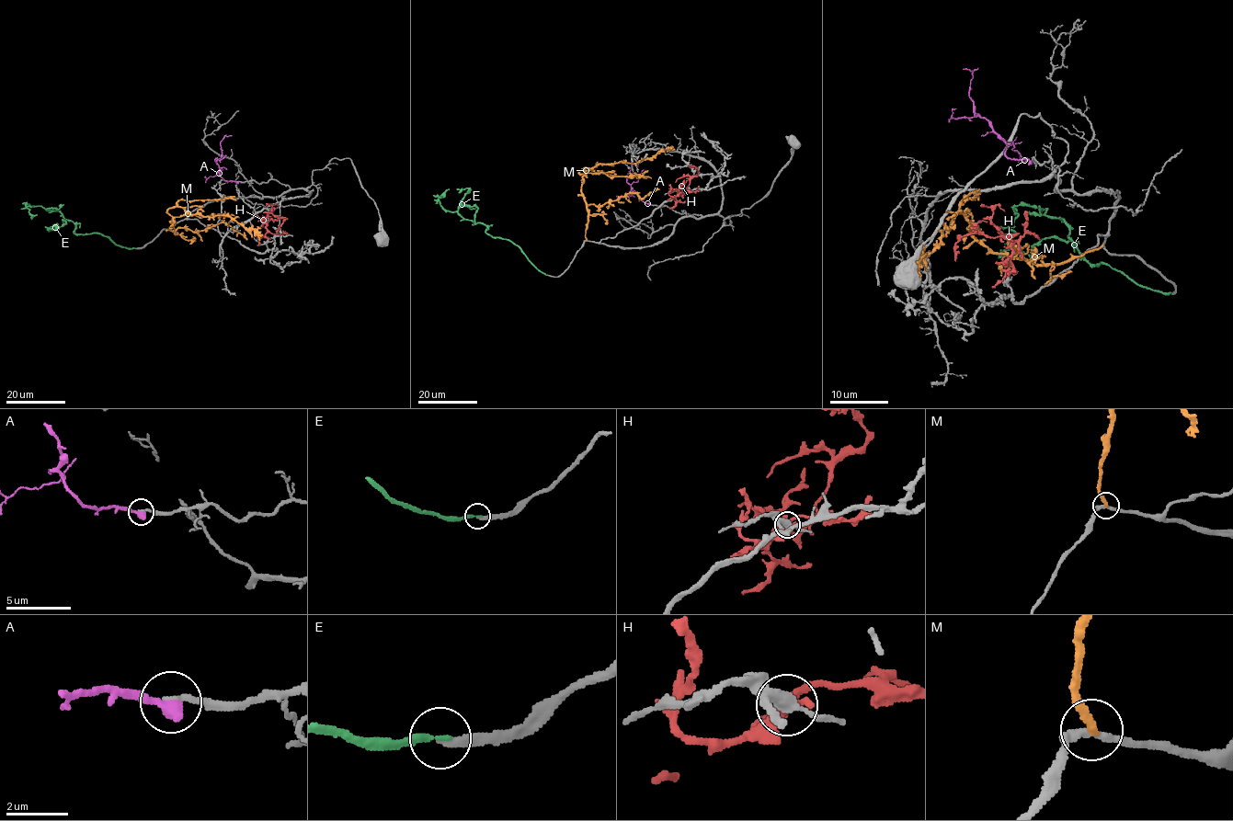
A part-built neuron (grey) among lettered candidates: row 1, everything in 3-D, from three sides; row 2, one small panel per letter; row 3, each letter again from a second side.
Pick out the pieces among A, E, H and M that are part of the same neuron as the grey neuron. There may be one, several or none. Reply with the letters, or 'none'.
A, H

